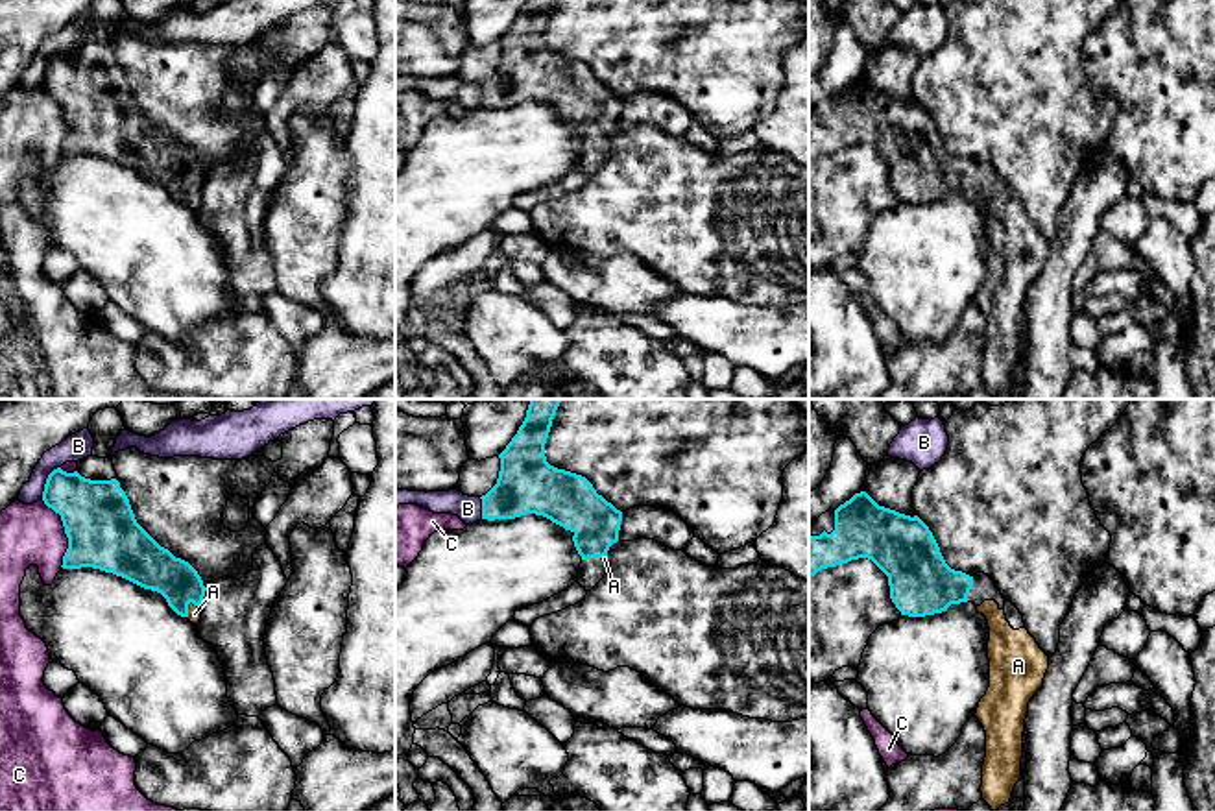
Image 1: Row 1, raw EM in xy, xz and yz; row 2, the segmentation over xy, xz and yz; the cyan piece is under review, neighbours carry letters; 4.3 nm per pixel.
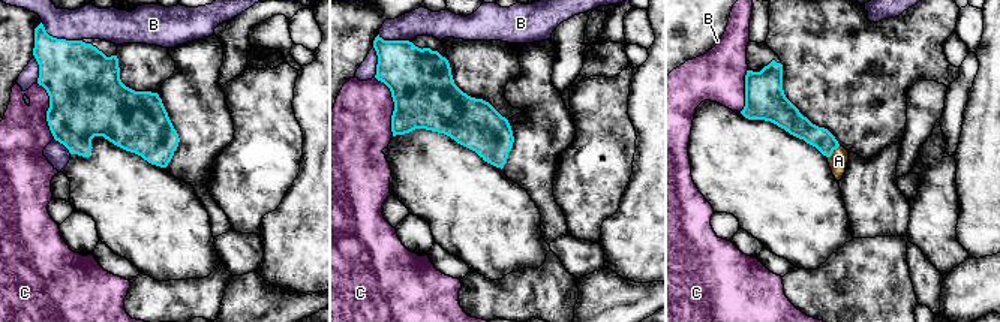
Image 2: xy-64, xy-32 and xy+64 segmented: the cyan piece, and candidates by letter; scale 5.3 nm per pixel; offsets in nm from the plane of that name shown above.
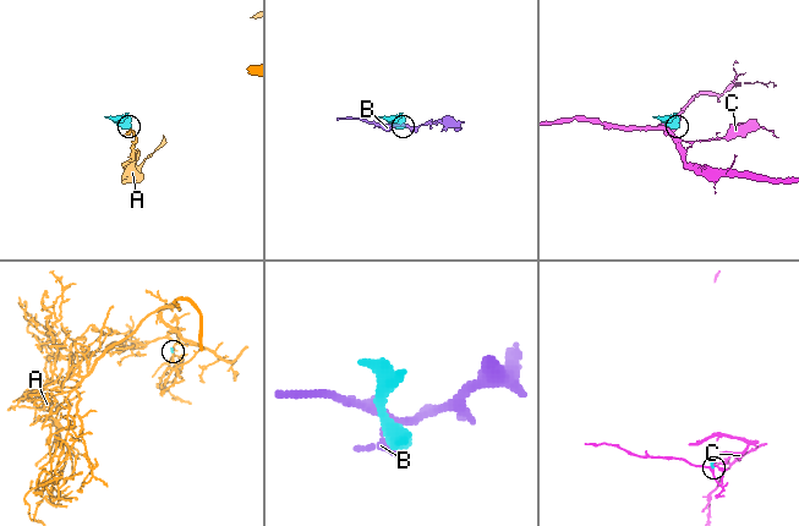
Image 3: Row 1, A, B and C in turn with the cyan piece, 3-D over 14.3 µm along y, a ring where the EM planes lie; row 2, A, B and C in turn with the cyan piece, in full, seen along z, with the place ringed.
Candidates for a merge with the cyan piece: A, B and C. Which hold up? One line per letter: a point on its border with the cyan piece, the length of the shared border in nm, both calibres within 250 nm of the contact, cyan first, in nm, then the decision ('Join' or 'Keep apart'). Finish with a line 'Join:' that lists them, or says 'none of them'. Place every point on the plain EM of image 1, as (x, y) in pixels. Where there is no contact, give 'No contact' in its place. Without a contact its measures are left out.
A: Touches cyan at xy (187, 196). Shared border 80 nm. Thickness 200 nm (cyan) against 60 nm. Join
B: Touches cyan at xy (47, 67). Shared border 170 nm. Thickness 280 nm (cyan) against 120 nm. Keep apart
C: Touches cyan at xy (65, 119). Shared border 300 nm. Thickness 300 nm (cyan) against 280 nm. Keep apart
Join: A

